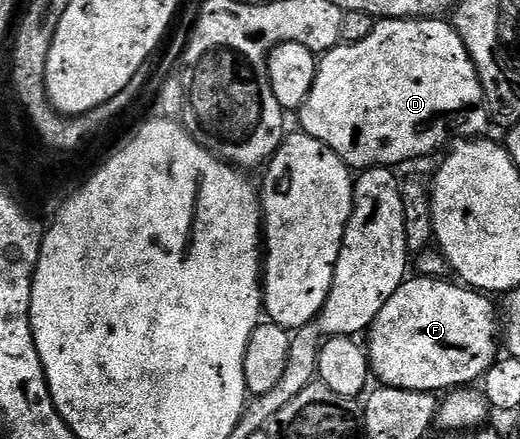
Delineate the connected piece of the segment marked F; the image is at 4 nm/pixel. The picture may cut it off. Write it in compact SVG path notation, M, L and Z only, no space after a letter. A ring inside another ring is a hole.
M442 276L415 277L407 277L402 286L392 292L388 304L380 308L380 316L376 316L370 326L368 357L373 377L384 386L425 394L434 394L438 390L449 392L477 383L500 354L499 307L497 310L485 293L457 281L445 282L446 278Z

